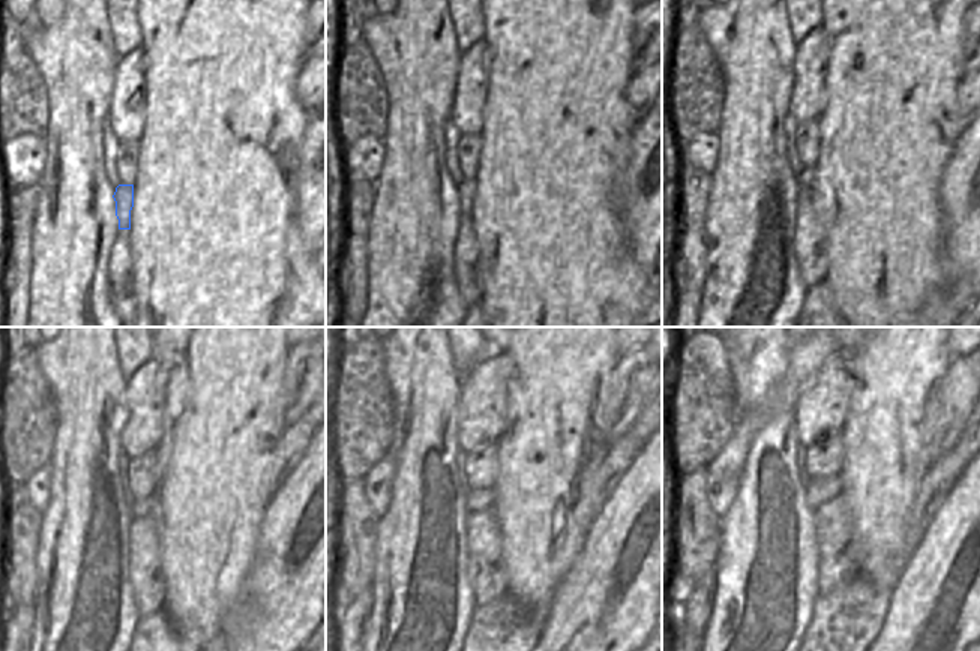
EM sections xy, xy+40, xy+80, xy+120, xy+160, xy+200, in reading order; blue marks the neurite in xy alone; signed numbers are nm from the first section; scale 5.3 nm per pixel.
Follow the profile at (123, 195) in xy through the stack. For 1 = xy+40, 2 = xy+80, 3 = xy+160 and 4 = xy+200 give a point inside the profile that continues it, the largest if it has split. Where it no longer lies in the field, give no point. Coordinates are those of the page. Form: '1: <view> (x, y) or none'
1: xy+40 (465, 189)
2: xy+80 (805, 177)
3: xy+160 (476, 500)
4: xy+200 (818, 491)

